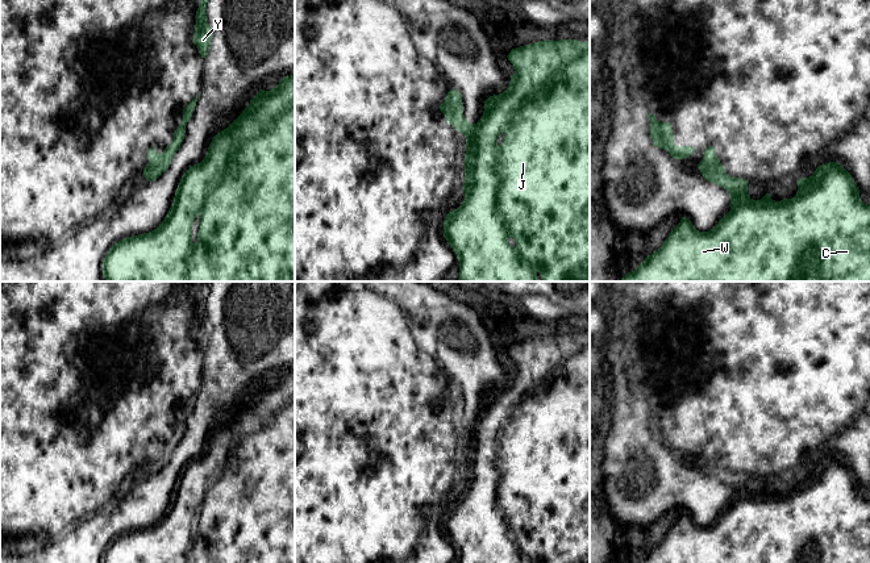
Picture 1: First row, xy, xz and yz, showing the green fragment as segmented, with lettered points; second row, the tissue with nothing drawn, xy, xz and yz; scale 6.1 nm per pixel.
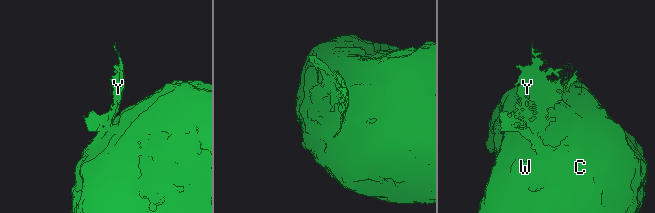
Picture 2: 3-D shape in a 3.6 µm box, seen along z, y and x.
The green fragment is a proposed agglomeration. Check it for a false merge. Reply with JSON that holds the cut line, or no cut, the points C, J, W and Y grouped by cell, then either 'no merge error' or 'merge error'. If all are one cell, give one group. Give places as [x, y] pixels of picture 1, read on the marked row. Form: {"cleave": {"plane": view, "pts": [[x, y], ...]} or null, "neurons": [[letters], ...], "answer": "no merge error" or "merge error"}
{"cleave": {"plane": "xz", "pts": [[444, 101], [450, 111], [462, 115]]}, "neurons": [["C", "J", "W"], ["Y"]], "answer": "merge error"}

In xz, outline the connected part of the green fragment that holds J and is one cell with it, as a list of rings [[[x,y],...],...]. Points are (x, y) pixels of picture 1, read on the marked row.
[[[576,39],[540,41],[512,49],[507,55],[515,67],[508,88],[484,101],[482,118],[470,124],[463,114],[440,105],[446,122],[466,137],[465,201],[444,220],[444,237],[459,260],[458,282],[590,282],[590,42]]]

